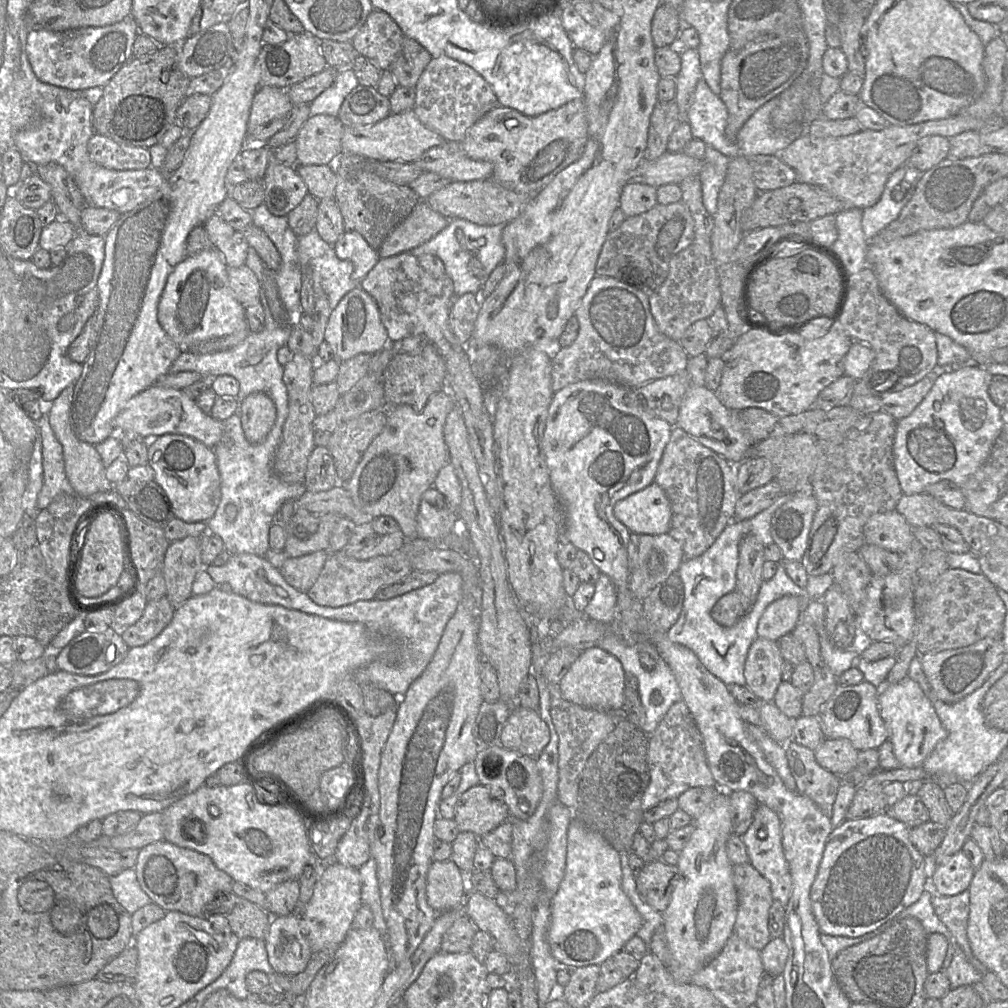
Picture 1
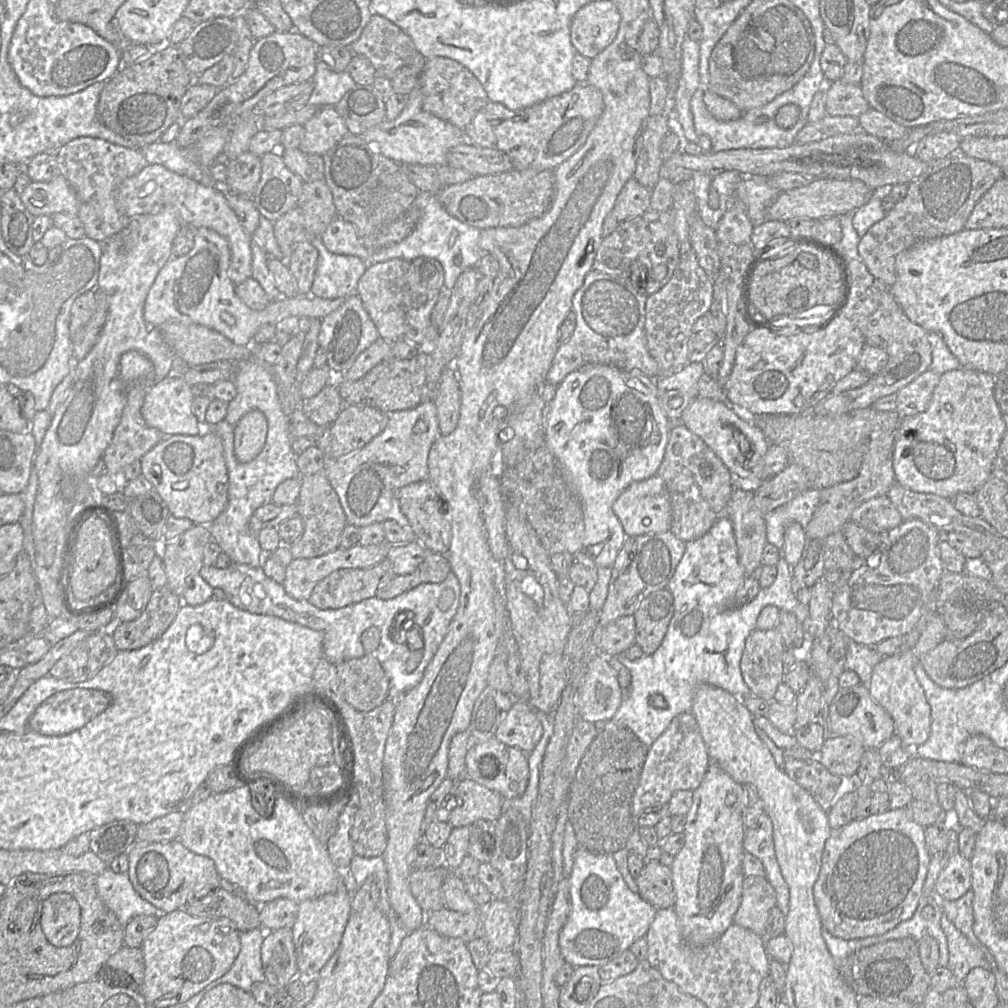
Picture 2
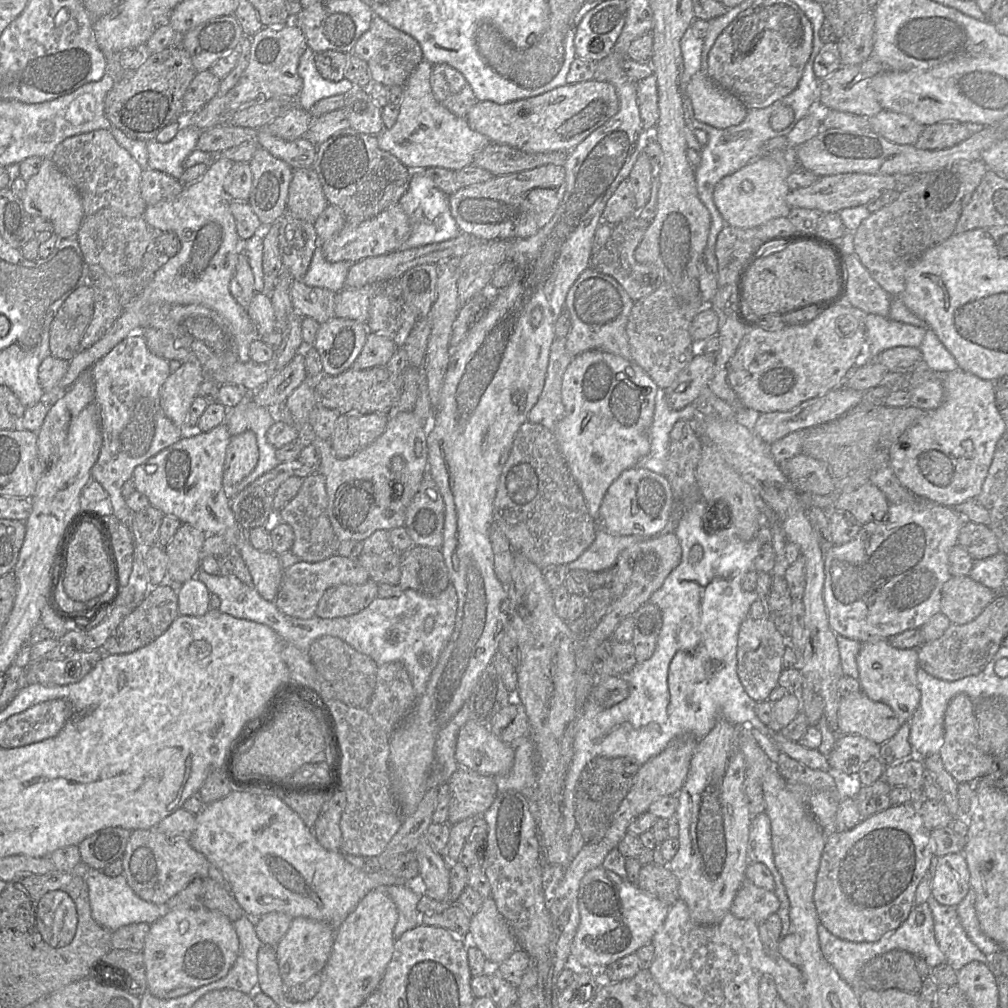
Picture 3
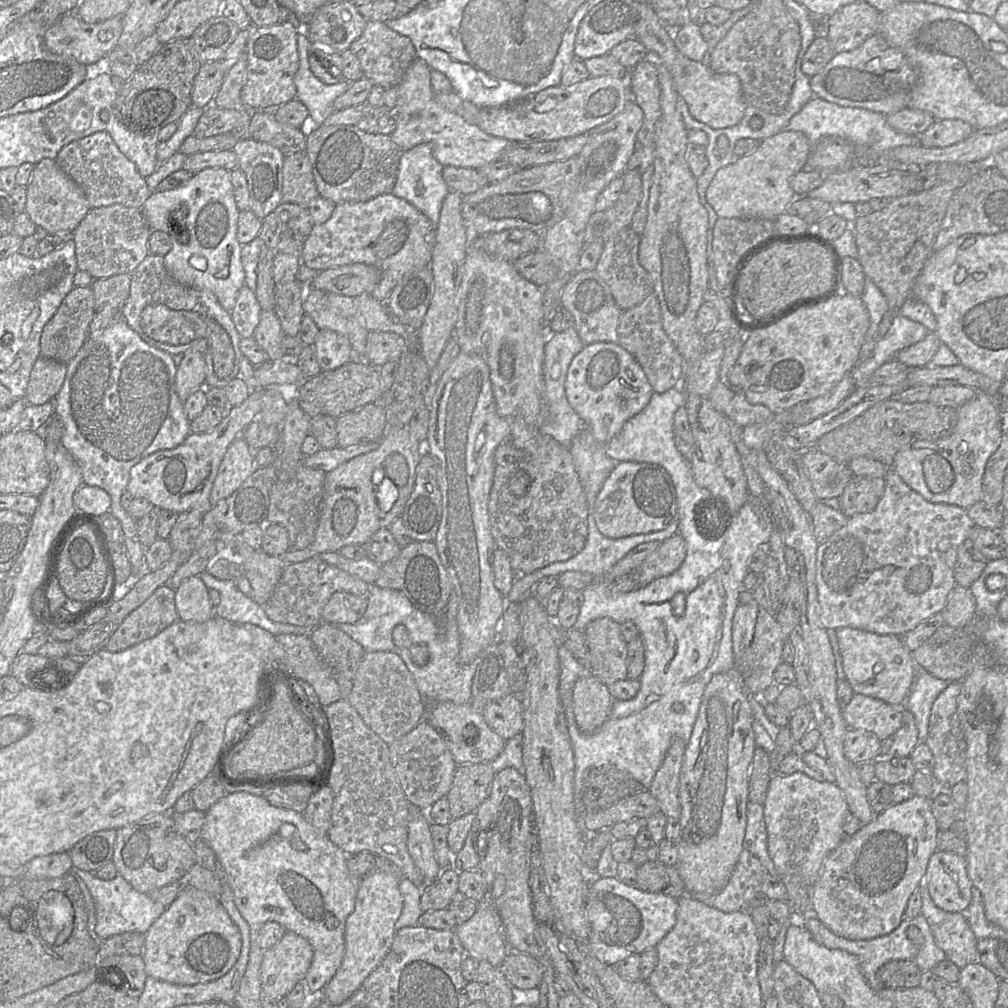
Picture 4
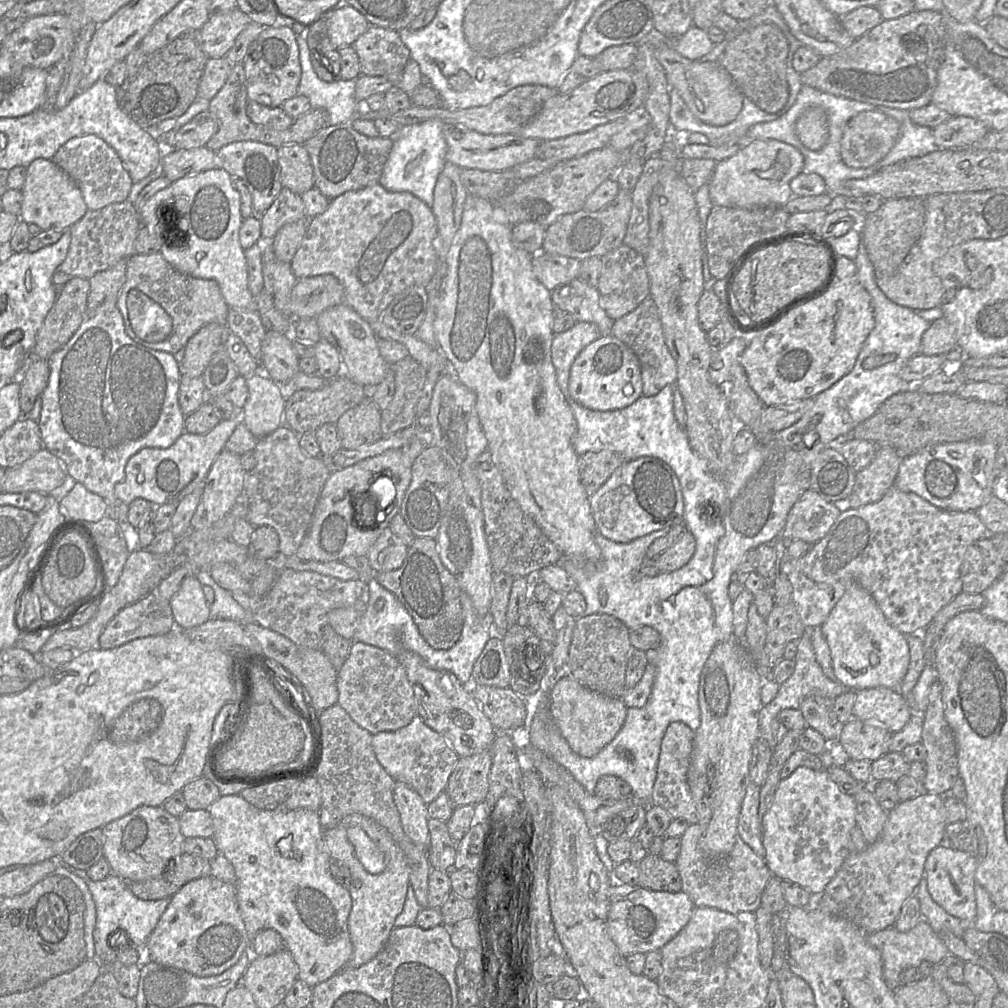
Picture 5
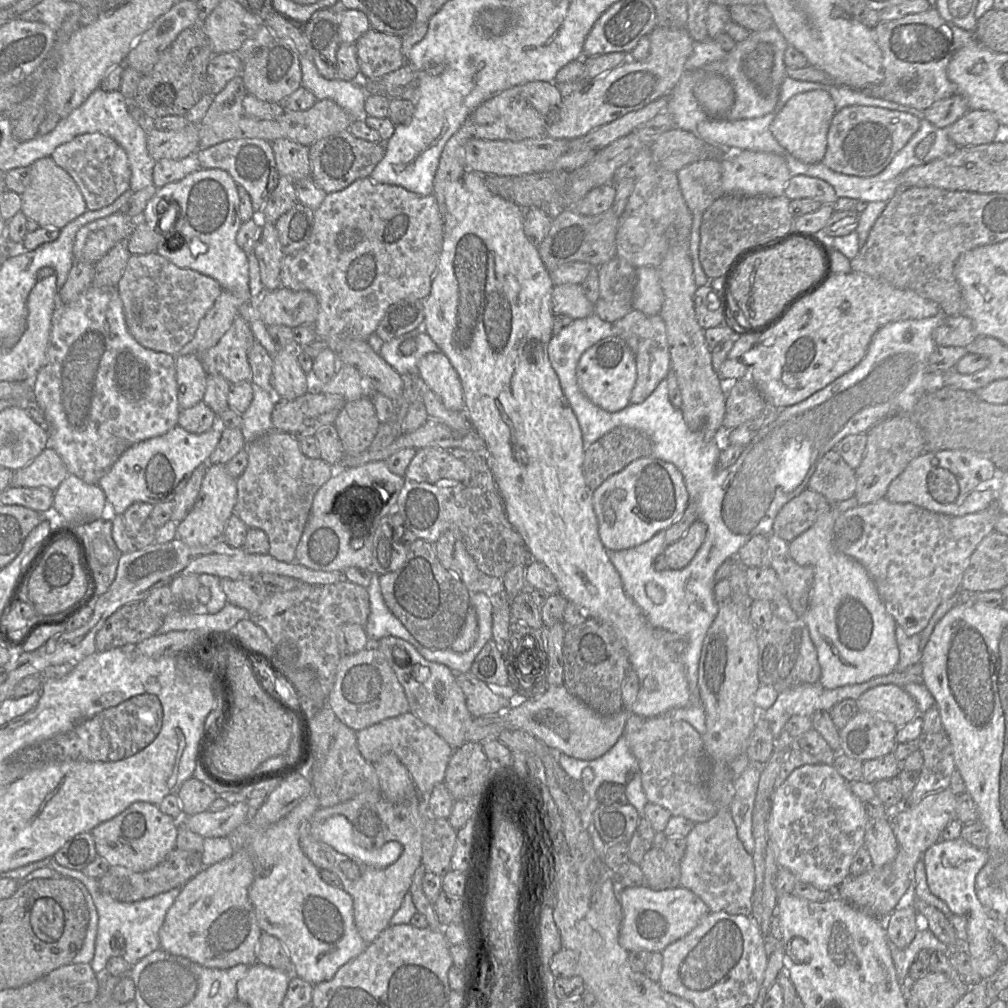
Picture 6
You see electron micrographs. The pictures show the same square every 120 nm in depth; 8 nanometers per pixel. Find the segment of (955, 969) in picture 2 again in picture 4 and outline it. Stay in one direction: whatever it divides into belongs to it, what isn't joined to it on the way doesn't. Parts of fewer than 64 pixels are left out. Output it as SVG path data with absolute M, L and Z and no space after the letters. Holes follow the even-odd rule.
M924 882L921 884L920 894L922 899L921 913L931 928L936 945L945 952L946 958L952 961L960 969L967 964L979 961L977 950L978 939L974 935L965 913L947 912L937 907Z

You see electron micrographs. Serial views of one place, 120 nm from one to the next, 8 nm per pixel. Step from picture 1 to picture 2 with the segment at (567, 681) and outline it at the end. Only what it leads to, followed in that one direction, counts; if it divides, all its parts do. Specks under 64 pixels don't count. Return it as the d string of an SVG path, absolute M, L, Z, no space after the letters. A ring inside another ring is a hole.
M598 654L590 662L578 694L578 716L588 722L607 722L612 719L623 701L623 691L615 671L605 655Z

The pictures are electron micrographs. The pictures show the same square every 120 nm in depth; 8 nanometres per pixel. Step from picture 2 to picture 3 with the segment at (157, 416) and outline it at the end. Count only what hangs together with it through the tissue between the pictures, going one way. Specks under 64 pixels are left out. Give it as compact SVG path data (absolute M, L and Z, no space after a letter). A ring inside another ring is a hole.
M193 360L182 363L163 383L161 406L176 426L181 428L186 425L189 409L204 379L205 372L200 363Z

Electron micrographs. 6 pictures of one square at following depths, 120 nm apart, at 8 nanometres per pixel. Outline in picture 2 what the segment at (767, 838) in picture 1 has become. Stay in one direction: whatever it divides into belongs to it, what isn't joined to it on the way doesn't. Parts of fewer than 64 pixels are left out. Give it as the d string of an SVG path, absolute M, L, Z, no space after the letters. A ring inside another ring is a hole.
M765 812L759 816L756 827L746 829L743 847L762 862L765 877L776 892L776 906L786 916L789 912L789 888L776 858L773 824Z

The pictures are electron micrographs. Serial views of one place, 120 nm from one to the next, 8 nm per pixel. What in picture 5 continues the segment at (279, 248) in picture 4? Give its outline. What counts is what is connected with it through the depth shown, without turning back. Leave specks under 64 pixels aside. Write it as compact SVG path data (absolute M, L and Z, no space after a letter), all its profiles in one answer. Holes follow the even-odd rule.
M283 187L271 206L260 216L262 241L270 242L282 226L305 217L301 196Z

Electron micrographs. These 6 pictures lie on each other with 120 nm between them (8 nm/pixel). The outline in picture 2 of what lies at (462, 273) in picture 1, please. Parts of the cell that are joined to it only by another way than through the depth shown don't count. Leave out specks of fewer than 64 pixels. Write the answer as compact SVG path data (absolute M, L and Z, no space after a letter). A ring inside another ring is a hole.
M420 192L414 206L421 210L421 217L414 230L399 243L382 249L372 249L368 265L399 258L413 261L418 257L436 259L444 270L444 288L450 292L460 274L469 268L476 268L488 252L479 247L481 230L469 226L451 216L438 200L437 193Z

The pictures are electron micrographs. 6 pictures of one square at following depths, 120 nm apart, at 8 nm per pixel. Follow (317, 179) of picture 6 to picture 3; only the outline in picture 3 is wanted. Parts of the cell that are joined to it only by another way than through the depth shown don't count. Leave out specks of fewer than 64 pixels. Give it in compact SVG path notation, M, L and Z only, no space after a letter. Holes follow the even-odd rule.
M350 127L316 146L312 168L318 175L328 203L338 208L351 224L372 219L398 204L408 189L412 174L395 156L379 147L376 135L364 134Z

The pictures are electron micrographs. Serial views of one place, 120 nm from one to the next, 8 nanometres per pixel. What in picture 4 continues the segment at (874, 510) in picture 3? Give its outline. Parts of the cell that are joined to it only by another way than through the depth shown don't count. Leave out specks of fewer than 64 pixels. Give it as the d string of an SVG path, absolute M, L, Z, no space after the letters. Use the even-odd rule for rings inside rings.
M854 476L839 497L840 510L848 518L872 512L885 491L885 477Z

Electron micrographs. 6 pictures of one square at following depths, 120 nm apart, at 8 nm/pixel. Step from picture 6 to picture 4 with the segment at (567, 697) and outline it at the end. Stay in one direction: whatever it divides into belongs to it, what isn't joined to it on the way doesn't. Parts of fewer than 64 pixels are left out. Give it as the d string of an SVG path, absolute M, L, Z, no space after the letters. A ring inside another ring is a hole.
M594 676L580 677L574 685L572 707L578 729L584 734L595 732L611 715L615 698L608 686Z

